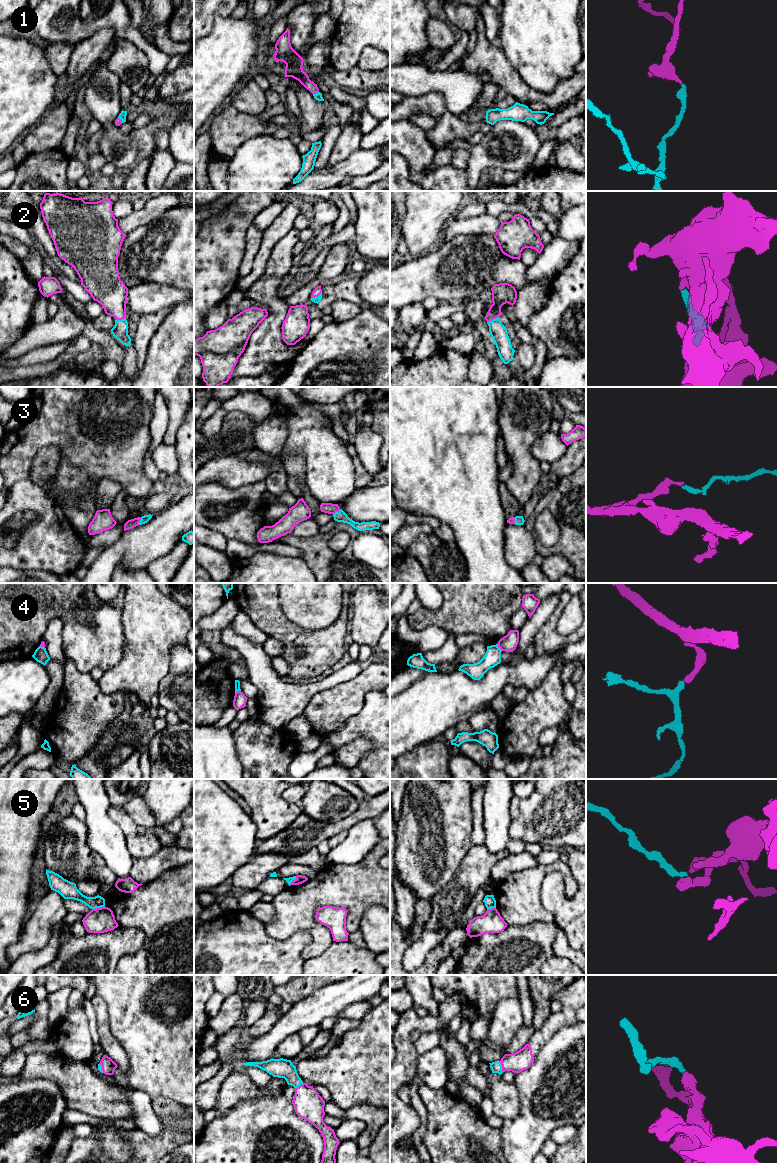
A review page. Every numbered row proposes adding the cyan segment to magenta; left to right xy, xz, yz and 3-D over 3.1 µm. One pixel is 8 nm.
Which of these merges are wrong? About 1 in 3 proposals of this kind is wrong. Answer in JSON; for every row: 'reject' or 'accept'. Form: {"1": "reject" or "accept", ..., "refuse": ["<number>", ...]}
{"1": "accept", "2": "accept", "3": "accept", "4": "reject", "5": "reject", "6": "accept", "refuse": ["4", "5"]}

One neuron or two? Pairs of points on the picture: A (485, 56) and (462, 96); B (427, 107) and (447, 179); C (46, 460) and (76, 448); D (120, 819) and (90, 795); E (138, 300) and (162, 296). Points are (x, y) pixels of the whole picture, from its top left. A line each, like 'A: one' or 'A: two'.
A: two
B: two
C: two
D: two
E: one

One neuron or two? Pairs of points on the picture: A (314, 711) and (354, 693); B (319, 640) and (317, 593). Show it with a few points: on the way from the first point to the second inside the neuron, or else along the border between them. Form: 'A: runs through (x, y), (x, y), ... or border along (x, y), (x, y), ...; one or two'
A: runs through (324, 711), (344, 701); one
B: border along (338, 615), (332, 623), (316, 629), (295, 624); two

